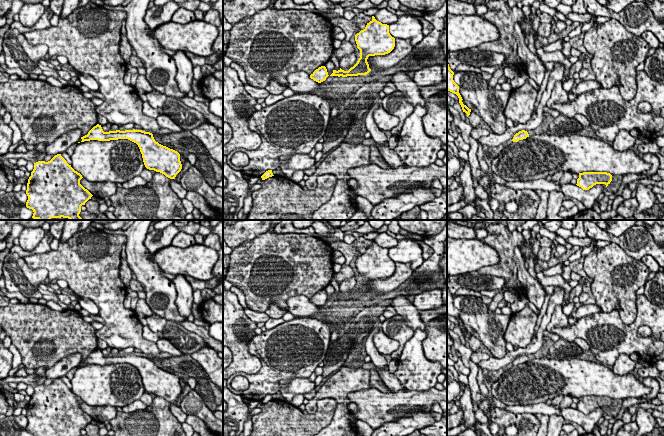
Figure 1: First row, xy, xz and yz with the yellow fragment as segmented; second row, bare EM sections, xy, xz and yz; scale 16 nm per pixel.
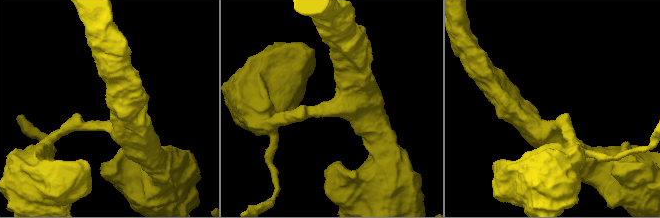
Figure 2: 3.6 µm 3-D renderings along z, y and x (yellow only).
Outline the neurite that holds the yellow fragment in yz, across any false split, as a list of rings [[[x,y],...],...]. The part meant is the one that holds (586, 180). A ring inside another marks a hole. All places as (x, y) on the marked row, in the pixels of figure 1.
[[[583,172],[579,173],[577,186],[583,190],[589,190],[596,184],[605,184],[606,187],[612,181],[612,175],[607,172]]]

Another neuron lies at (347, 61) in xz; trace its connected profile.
[[[344,54],[344,56],[339,60],[340,68],[344,71],[348,71],[351,67],[353,67],[358,61],[358,54]]]

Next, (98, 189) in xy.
[[[82,178],[80,184],[96,198],[110,197],[114,195],[117,190],[116,183],[110,181],[90,182],[85,178]]]

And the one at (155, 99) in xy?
[[[152,90],[151,92],[146,93],[147,102],[152,108],[162,109],[166,100],[167,96],[165,94],[161,94],[156,90]]]

